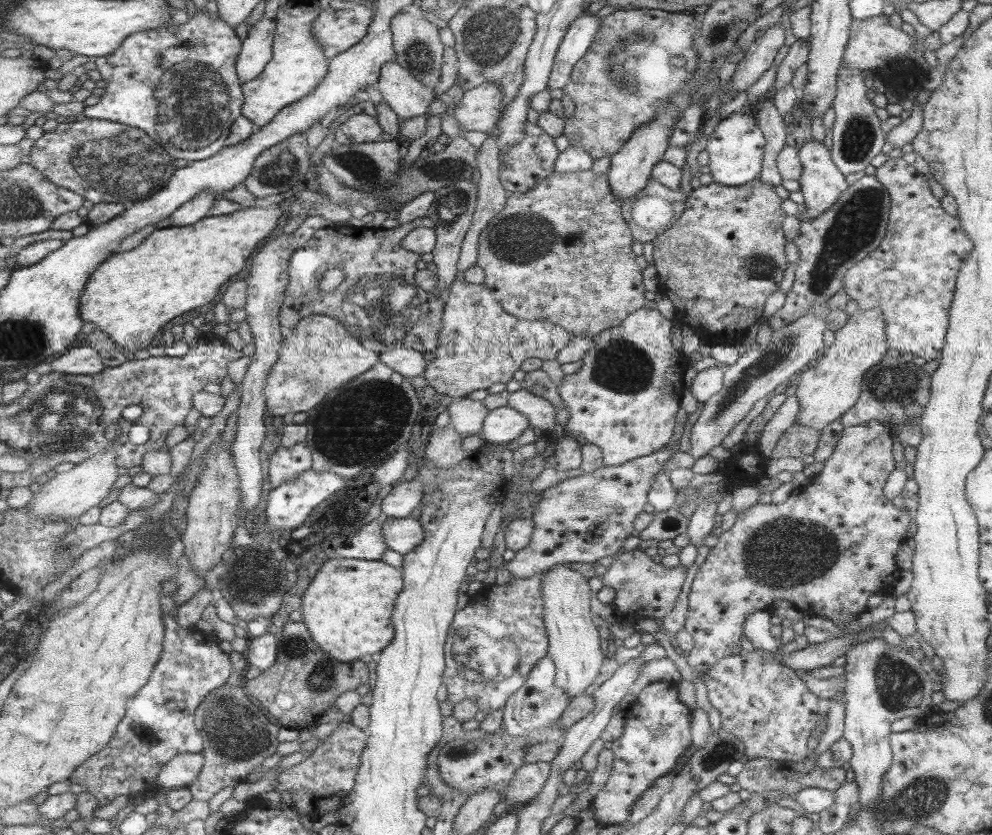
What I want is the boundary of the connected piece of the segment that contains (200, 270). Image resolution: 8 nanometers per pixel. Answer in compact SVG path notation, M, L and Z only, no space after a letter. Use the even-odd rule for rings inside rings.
M275 204L266 208L243 209L229 215L210 216L191 226L155 229L137 248L111 255L91 275L81 298L81 318L106 332L122 351L147 349L167 322L209 304L221 292L221 286L245 268L257 244L269 237L279 224L281 214L281 208Z

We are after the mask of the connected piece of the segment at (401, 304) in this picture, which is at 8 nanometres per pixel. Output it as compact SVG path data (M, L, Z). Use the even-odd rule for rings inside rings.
M419 218L411 224L398 225L390 230L367 229L364 225L352 223L334 225L317 231L313 239L296 250L292 256L290 283L285 305L280 314L280 324L293 330L308 316L329 315L340 320L344 327L369 350L381 353L387 349L407 347L421 351L427 356L433 356L436 348L440 347L440 330L444 327L447 301L417 285L416 274L419 268L415 264L421 260L421 253L411 252L403 246L405 238L421 226L422 220L423 218ZM337 267L345 272L345 280L335 289L335 292L317 294L317 284L324 279L321 276L325 276L328 270Z

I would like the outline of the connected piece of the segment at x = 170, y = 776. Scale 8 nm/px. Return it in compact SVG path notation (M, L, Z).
M181 753L161 769L157 785L162 790L191 786L199 778L204 764L202 753Z

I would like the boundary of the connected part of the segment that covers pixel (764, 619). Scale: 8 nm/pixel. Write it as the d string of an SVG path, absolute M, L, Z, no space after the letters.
M756 610L746 616L744 620L744 634L755 650L776 653L782 647L780 640L769 636L771 622L770 611Z

